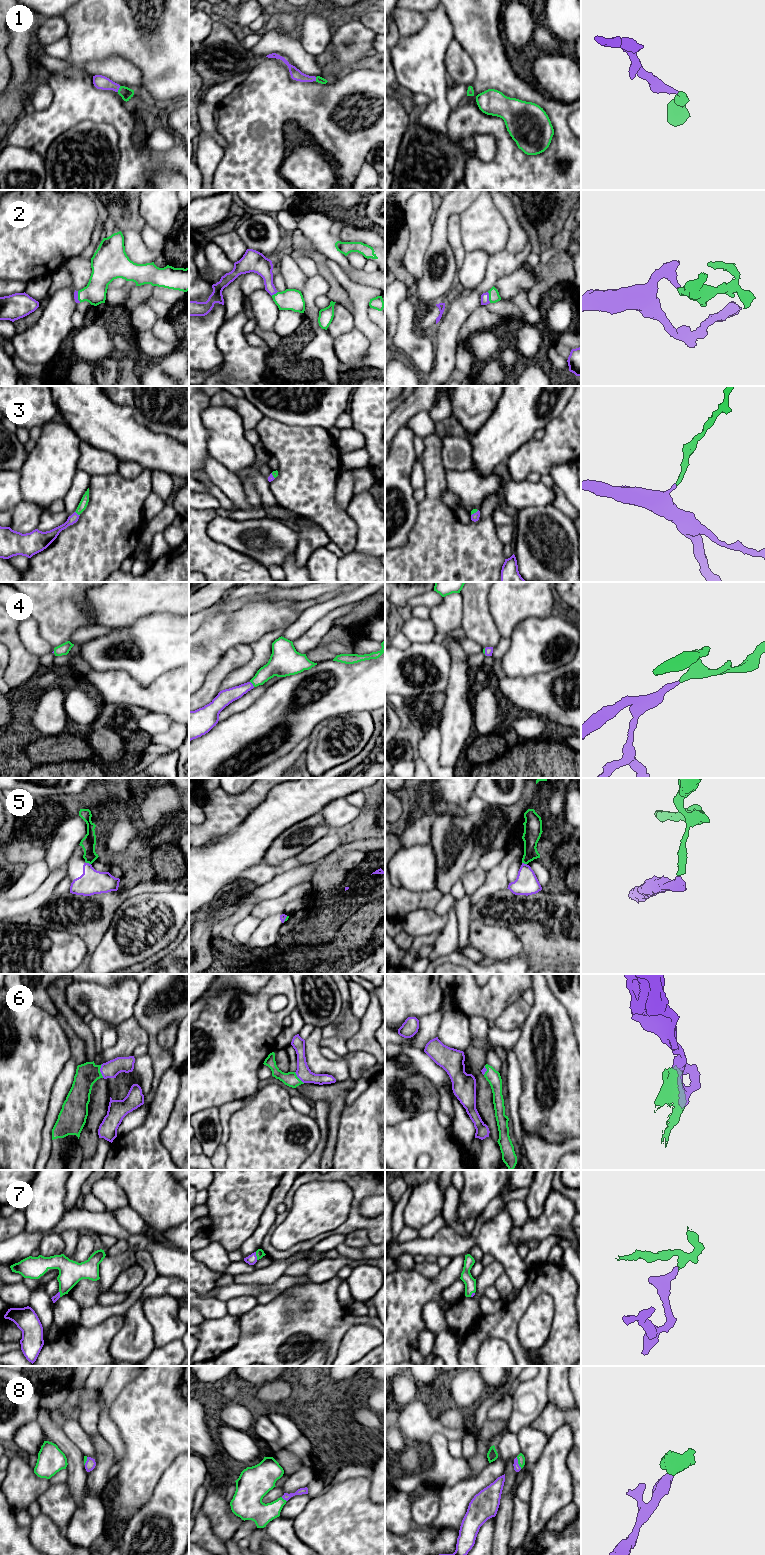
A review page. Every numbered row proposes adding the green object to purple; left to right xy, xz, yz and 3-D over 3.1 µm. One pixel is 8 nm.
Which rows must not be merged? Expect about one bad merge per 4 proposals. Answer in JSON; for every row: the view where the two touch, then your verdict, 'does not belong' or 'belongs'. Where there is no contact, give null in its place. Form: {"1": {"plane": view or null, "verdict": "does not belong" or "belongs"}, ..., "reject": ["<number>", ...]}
{"1": {"plane": "xy", "verdict": "belongs"}, "2": {"plane": "yz", "verdict": "belongs"}, "3": {"plane": "xy", "verdict": "belongs"}, "4": {"plane": "xz", "verdict": "belongs"}, "5": {"plane": "xy", "verdict": "does not belong"}, "6": {"plane": "xy", "verdict": "belongs"}, "7": {"plane": "xz", "verdict": "belongs"}, "8": {"plane": "yz", "verdict": "belongs"}, "reject": ["5"]}

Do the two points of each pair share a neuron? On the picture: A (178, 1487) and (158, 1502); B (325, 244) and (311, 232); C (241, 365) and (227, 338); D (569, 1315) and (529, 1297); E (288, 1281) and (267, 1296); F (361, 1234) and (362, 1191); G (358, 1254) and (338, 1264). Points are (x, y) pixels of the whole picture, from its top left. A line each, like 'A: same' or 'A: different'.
A: same
B: same
C: same
D: same
E: same
F: different
G: different

